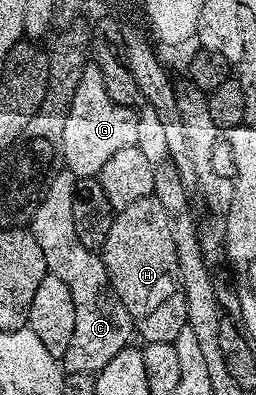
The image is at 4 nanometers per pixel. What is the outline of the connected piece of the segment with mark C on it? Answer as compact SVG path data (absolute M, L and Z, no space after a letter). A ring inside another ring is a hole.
M68 170L55 174L55 178L49 183L49 189L45 191L35 210L31 231L35 242L39 242L39 250L43 250L43 258L49 267L48 275L63 278L63 282L67 282L67 290L71 290L71 299L75 301L75 334L71 334L71 346L67 346L67 354L63 357L64 371L96 374L103 370L103 366L107 366L107 362L111 362L111 358L115 358L115 354L119 354L119 350L130 347L132 340L129 339L134 339L135 329L131 314L127 314L127 306L123 306L123 302L111 286L111 278L100 255L94 249L83 246L83 242L79 242L79 234L75 234L73 199L77 181L78 177Z

